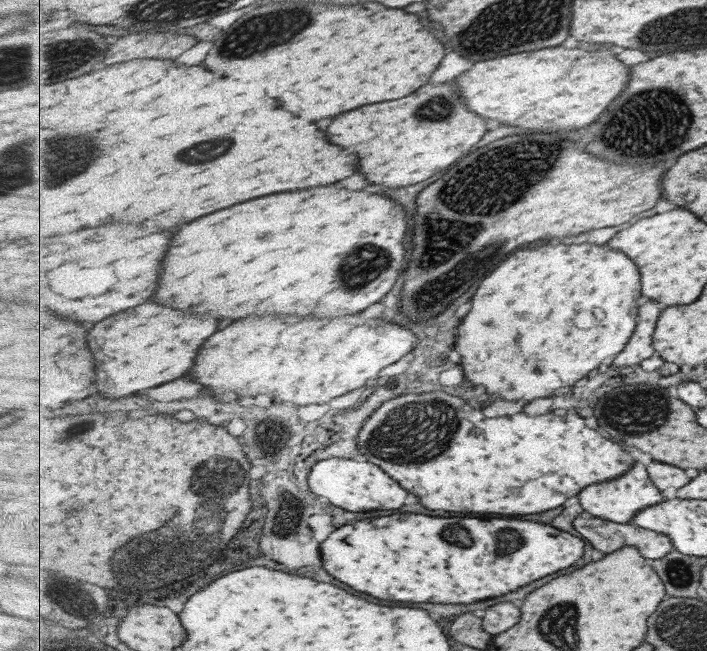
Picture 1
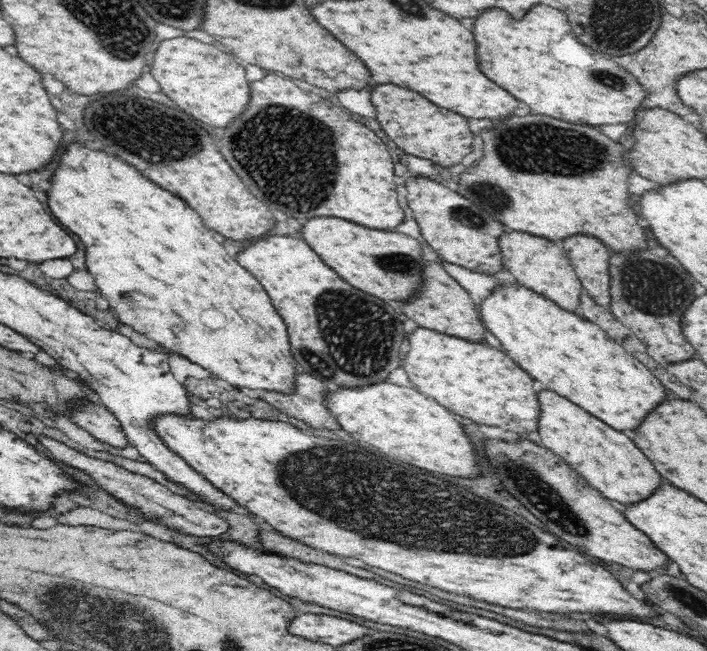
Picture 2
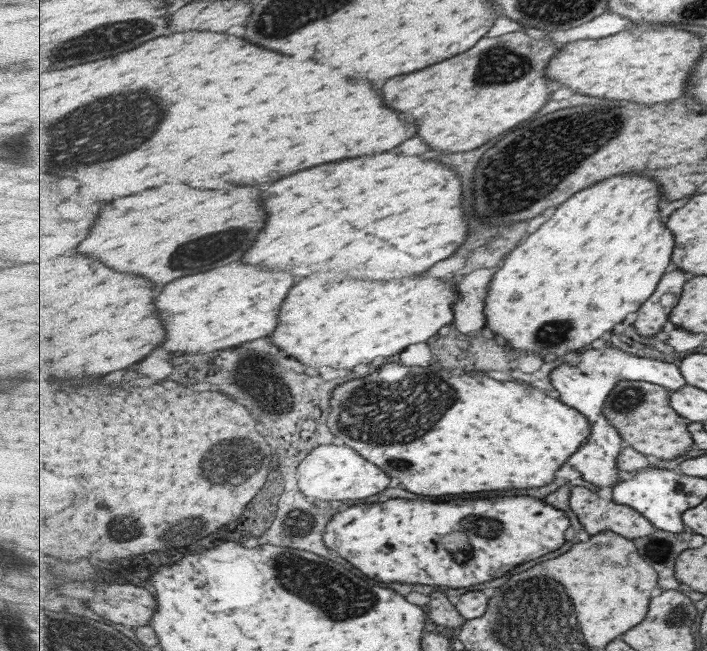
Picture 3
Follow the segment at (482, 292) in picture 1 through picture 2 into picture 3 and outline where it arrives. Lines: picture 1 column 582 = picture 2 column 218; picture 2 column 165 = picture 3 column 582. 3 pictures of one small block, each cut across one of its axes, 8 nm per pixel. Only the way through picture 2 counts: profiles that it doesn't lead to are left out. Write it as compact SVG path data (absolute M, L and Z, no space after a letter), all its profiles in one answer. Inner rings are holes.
M623 174L623 176L611 176L609 180L595 184L591 188L585 189L583 192L577 192L577 196L573 196L573 200L561 204L561 208L557 208L557 212L553 214L551 220L547 220L543 224L543 228L539 227L527 241L521 243L516 249L513 249L513 254L503 257L500 262L500 269L495 272L493 278L493 286L489 290L489 296L485 298L485 313L487 313L487 327L492 330L494 334L505 338L506 346L512 349L516 355L519 353L535 352L541 354L545 359L557 359L560 356L569 354L579 350L585 350L599 338L605 338L613 330L613 326L621 324L631 312L638 312L649 299L655 294L659 282L664 279L663 276L667 272L667 266L671 264L671 256L673 250L676 250L675 234L667 228L661 208L659 204L663 202L661 196L661 186L651 180L649 176L639 176L637 174Z

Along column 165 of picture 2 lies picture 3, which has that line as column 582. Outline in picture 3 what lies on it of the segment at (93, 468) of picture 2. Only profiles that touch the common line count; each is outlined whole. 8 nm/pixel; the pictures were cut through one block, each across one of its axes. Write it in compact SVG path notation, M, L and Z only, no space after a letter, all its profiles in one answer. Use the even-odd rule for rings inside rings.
M575 486L573 488L570 506L589 534L597 535L603 531L613 531L625 538L632 539L649 536L656 531L655 526L641 512L625 504L616 504L609 494L591 489L589 486Z

